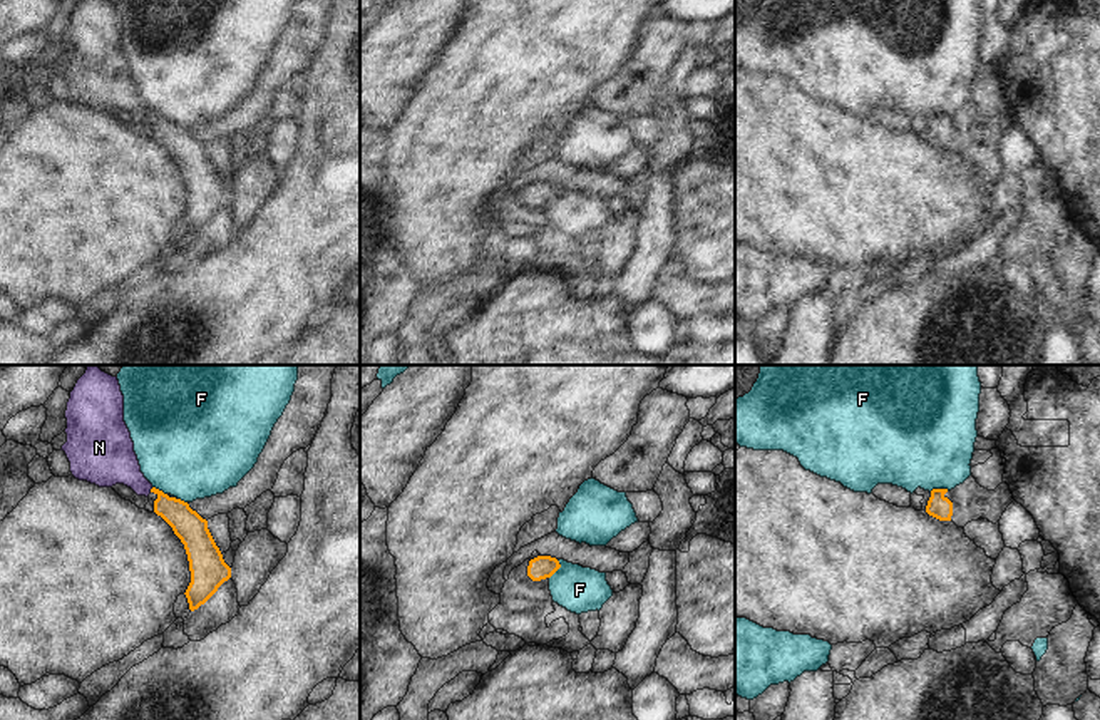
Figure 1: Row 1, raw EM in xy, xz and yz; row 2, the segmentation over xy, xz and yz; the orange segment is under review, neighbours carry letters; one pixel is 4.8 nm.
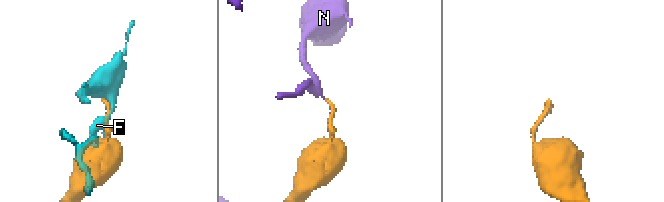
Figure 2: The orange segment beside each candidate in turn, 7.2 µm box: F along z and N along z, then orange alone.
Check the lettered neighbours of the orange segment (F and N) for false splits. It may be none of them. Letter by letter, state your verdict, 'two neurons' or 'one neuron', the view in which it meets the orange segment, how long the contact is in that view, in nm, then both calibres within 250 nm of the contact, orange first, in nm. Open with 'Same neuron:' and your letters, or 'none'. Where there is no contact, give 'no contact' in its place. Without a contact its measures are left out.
Same neuron: N
F: two neurons; meets orange in xz; contact 100 nm long; 110 nm thick on the orange side, 220 nm on the other
N: one neuron; meets orange in xy; contact 30 nm long; 150 nm thick on the orange side, 240 nm on the other

